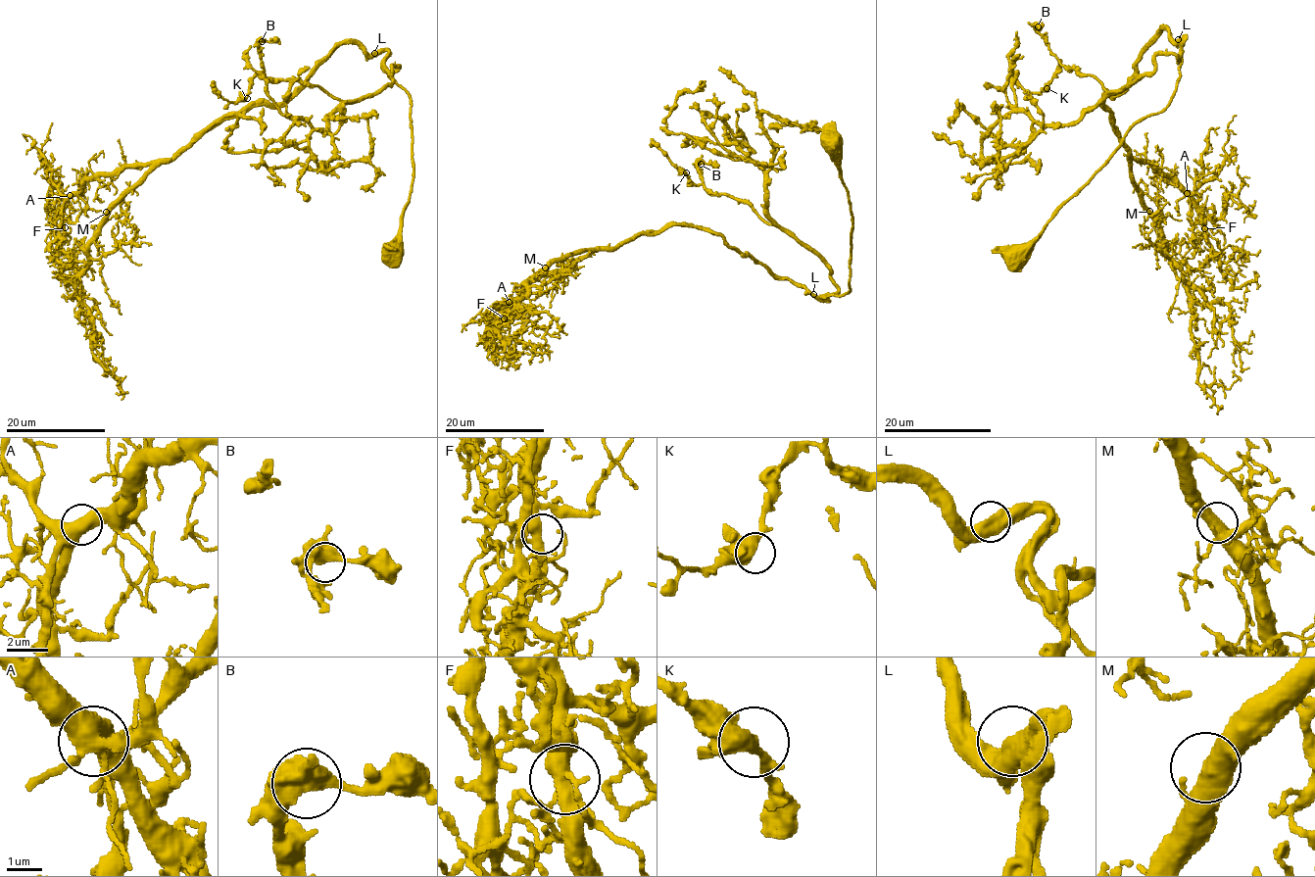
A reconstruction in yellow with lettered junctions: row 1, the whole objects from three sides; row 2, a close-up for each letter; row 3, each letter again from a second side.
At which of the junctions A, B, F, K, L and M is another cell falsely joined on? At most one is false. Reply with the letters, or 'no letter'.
no letter

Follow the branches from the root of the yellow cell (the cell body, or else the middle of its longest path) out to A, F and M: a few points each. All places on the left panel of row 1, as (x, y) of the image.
A: (390, 250), (410, 98), (387, 52), (355, 43), (281, 103), (70, 195)
F: (390, 250), (410, 98), (387, 52), (355, 43), (281, 103), (96, 172), (65, 227)
M: (390, 250), (413, 180), (410, 98), (387, 52), (355, 43), (281, 103), (216, 120), (106, 212)

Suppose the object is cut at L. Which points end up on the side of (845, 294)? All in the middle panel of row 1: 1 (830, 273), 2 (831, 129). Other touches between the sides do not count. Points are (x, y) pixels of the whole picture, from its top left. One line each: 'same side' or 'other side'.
1: other side
2: same side

